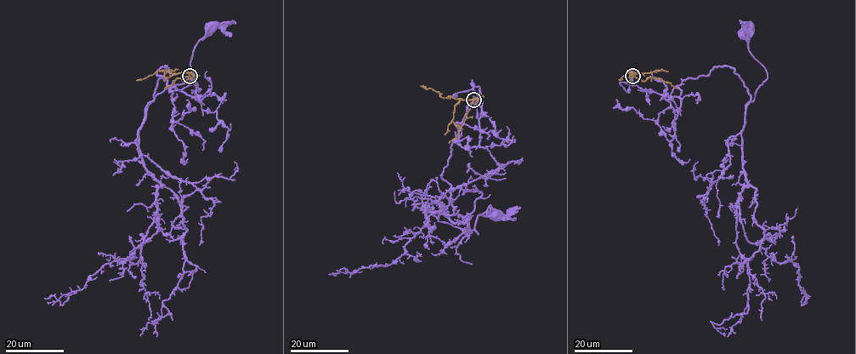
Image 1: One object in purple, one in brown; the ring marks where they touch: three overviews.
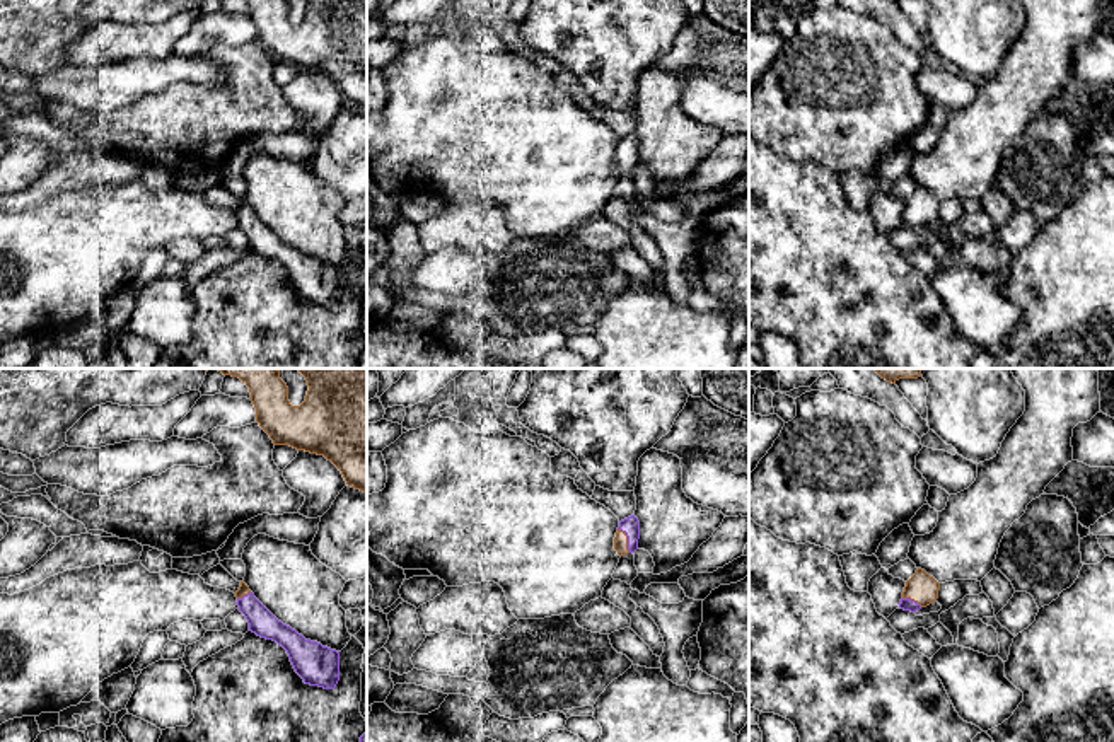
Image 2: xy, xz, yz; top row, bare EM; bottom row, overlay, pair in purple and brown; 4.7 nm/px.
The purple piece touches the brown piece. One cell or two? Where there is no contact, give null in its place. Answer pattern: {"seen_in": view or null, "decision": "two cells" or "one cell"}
{"seen_in": "xz", "decision": "two cells"}

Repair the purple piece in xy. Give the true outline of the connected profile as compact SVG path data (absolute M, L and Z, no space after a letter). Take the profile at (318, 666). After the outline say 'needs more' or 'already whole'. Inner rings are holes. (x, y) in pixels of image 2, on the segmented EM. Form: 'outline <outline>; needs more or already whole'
outline M256 597L237 599L239 611L249 623L249 631L281 645L295 672L305 684L334 689L339 681L339 652L305 640L290 626L278 621Z; already whole

